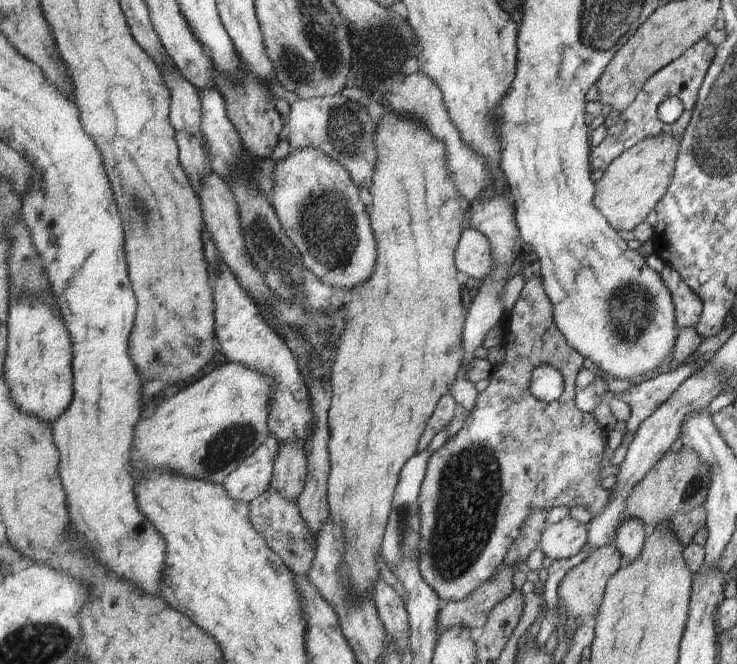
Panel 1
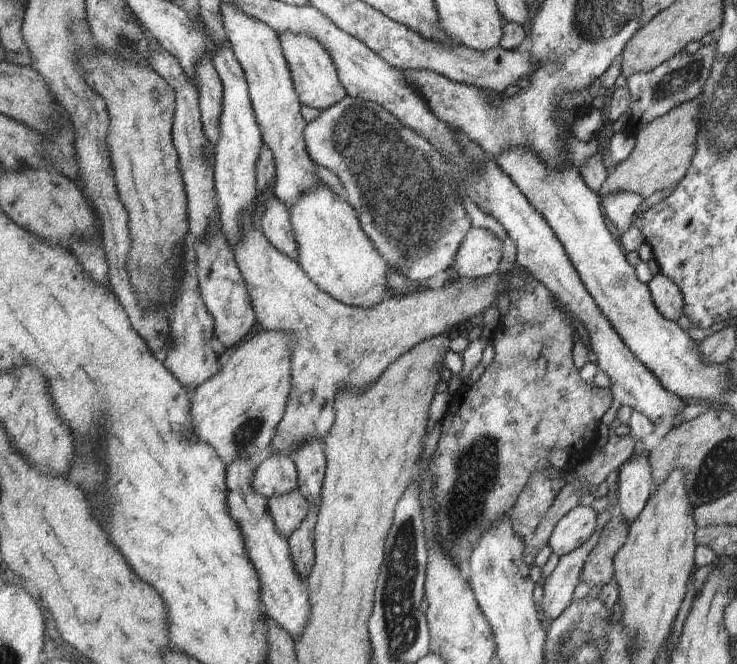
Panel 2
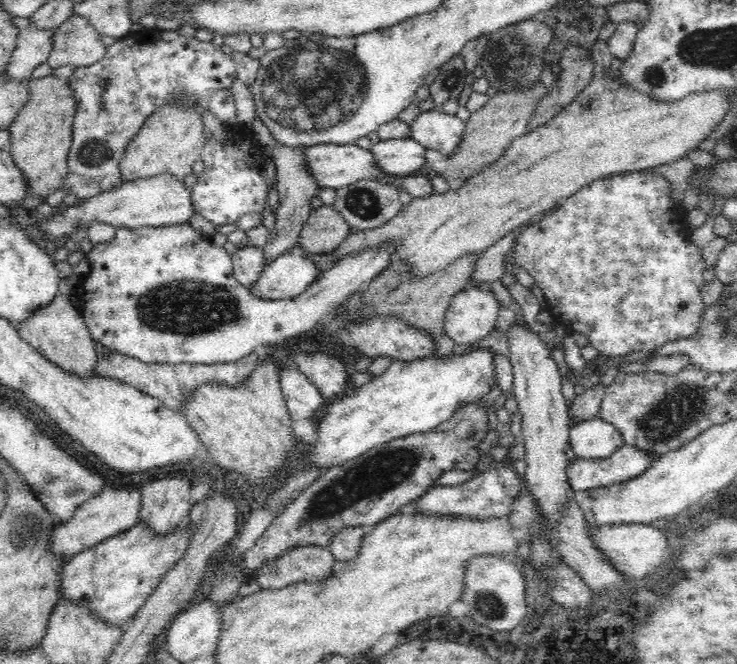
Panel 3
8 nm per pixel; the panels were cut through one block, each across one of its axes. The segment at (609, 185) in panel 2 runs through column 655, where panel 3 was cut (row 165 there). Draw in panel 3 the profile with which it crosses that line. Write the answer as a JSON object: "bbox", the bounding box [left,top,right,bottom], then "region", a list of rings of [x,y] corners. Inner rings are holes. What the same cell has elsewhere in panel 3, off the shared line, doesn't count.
{"bbox":[119,103,209,182],"region":[[[167,103],[151,114],[142,129],[130,140],[125,154],[122,155],[119,171],[123,182],[160,176],[163,173],[172,173],[180,179],[191,174],[192,164],[201,160],[204,144],[209,139],[200,121],[203,108],[204,103],[191,107]]]}

